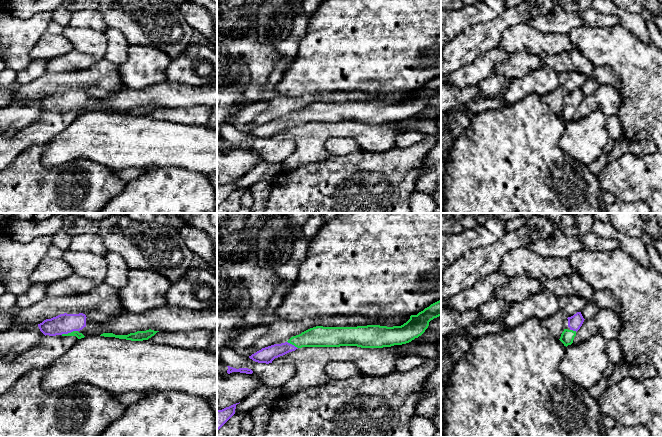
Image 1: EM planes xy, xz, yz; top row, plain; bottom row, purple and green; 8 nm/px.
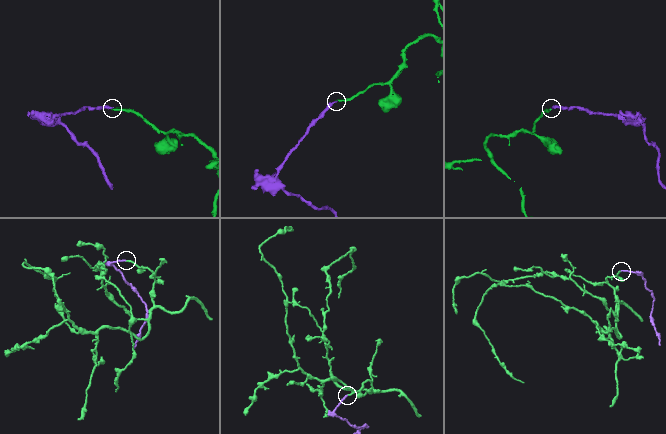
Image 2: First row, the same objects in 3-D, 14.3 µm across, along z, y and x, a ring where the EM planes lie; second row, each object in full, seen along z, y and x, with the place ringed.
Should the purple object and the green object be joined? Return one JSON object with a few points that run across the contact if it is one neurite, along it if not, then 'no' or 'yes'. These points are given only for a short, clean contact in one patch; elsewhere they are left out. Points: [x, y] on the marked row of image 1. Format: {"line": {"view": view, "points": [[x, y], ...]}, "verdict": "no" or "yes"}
{"line": {"view": "xy", "points": [[65, 323], [69, 327], [69, 332], [75, 333]]}, "verdict": "yes"}

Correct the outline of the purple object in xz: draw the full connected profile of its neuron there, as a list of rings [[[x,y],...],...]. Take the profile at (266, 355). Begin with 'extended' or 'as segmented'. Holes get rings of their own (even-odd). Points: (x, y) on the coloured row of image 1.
extended | [[[441,300],[431,304],[401,326],[367,325],[357,327],[310,328],[287,342],[274,344],[249,356],[258,363],[272,363],[275,358],[302,347],[357,346],[361,348],[383,348],[402,345],[421,336],[429,322],[441,316]]]

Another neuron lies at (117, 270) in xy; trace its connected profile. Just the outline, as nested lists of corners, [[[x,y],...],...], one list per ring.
[[[108,252],[105,256],[107,260],[107,273],[104,283],[116,288],[123,288],[128,280],[129,268],[123,257],[114,252]]]

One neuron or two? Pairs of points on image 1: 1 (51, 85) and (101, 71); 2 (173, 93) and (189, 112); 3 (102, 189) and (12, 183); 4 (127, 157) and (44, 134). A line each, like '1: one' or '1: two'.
1: one
2: two
3: one
4: two

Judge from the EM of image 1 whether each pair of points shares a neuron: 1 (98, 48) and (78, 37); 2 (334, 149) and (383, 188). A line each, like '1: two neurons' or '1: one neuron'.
1: one neuron
2: two neurons

